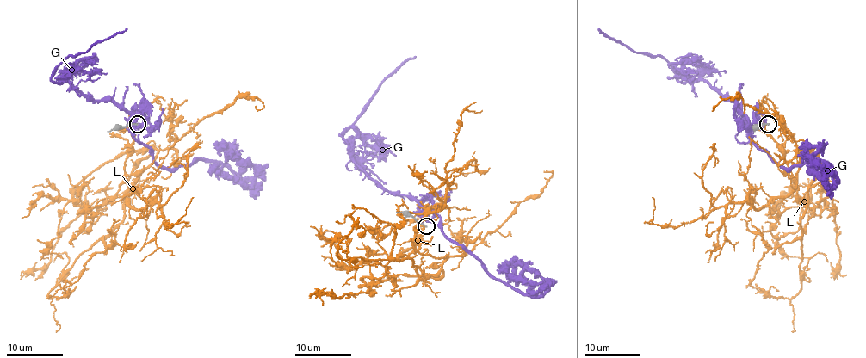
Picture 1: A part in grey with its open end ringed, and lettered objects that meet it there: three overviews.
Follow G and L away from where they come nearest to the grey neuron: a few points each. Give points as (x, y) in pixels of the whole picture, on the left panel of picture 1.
G: (131, 124), (135, 120), (133, 136), (163, 167), (202, 160), (222, 162), (240, 177), (259, 171), (213, 144)
L: (131, 124), (124, 182), (87, 217), (75, 188), (128, 151), (157, 151), (135, 208), (170, 226), (193, 197)

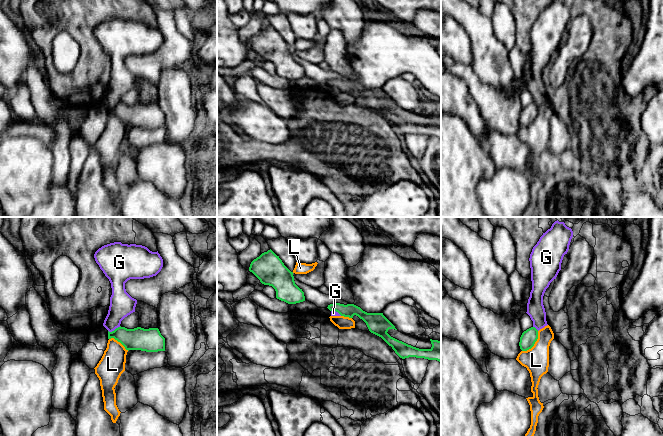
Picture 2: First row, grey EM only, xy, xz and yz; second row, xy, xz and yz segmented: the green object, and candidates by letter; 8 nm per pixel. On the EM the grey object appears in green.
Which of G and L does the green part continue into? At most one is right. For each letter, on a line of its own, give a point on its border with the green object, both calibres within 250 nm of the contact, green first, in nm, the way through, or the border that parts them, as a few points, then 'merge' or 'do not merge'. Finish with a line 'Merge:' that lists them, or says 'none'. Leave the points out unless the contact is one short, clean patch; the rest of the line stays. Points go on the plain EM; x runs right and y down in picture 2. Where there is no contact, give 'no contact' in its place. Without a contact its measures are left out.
G: meets green in xy at (115, 105); 180 nm thick on the green side, 190 nm on the other; border along xy (120, 102), (108, 107); do not merge
L: meets green in yz at (534, 119); 130 nm thick on the green side, 200 nm on the other; border along yz (538, 107), (535, 119), (530, 124), (522, 127); do not merge
Merge: none

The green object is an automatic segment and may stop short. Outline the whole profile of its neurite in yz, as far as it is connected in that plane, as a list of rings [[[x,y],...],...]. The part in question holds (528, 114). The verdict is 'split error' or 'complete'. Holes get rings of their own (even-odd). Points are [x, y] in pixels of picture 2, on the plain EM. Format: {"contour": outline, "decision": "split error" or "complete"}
{"contour": [[[531,103],[524,107],[520,113],[519,122],[522,127],[531,125],[538,115],[538,106],[535,103]]], "decision": "complete"}

